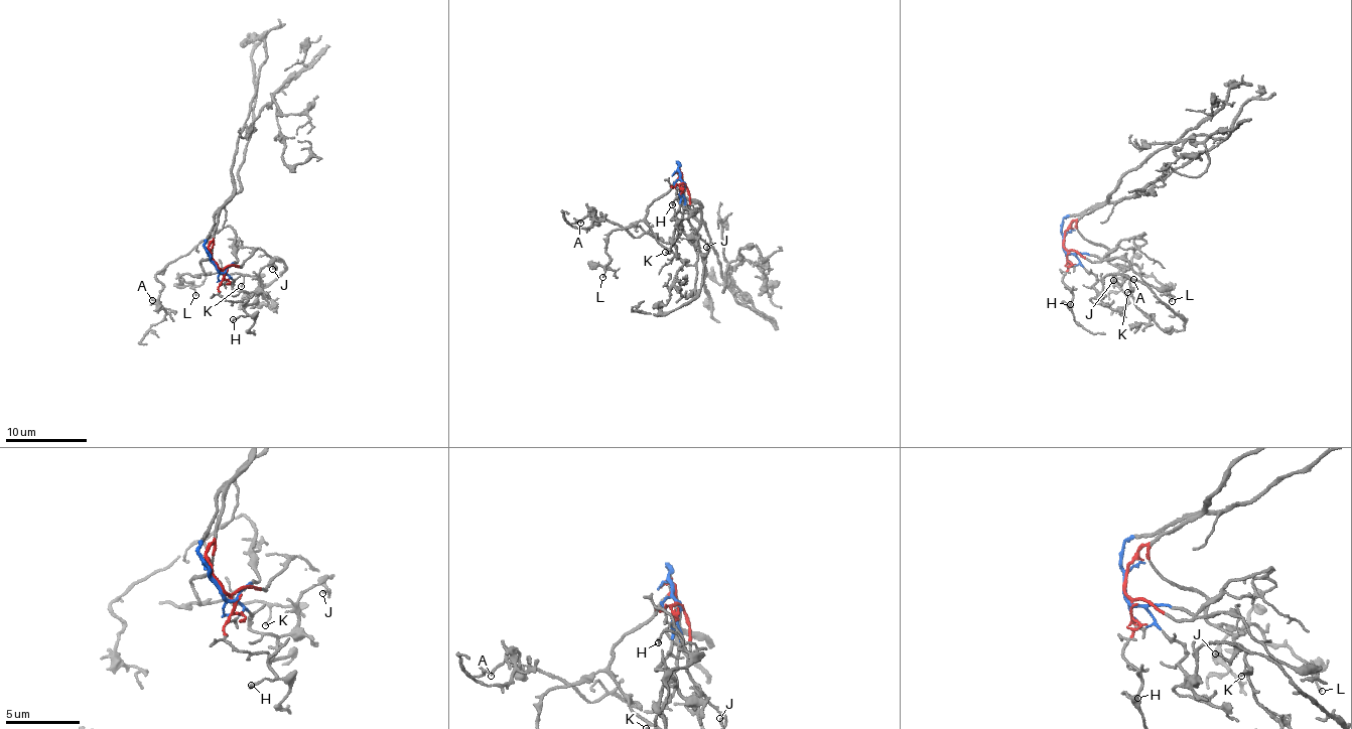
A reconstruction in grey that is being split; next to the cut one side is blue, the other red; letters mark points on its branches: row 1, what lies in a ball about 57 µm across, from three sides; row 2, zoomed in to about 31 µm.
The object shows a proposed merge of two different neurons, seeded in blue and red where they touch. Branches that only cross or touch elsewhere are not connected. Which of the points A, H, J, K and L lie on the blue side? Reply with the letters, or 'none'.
A, J

